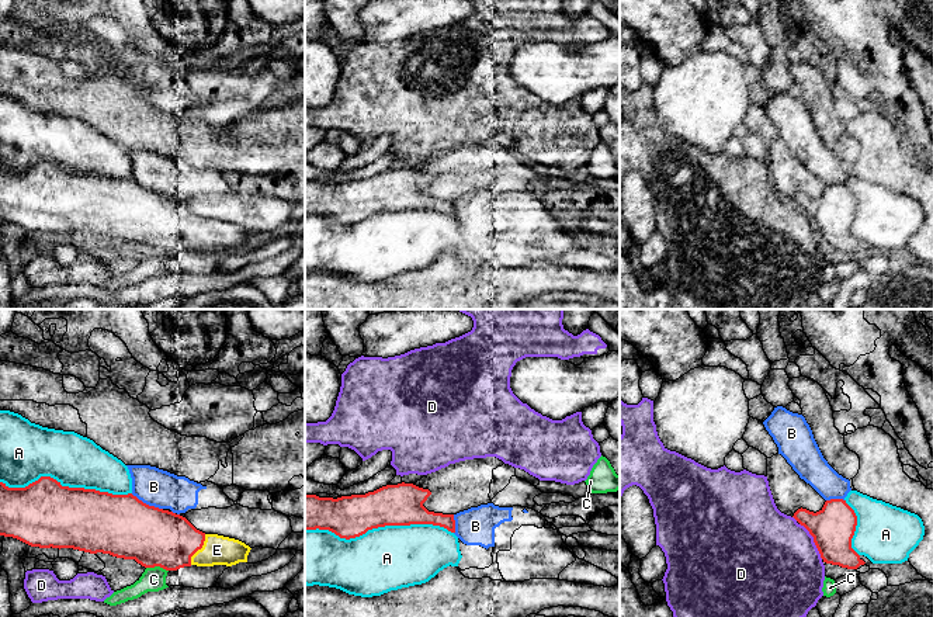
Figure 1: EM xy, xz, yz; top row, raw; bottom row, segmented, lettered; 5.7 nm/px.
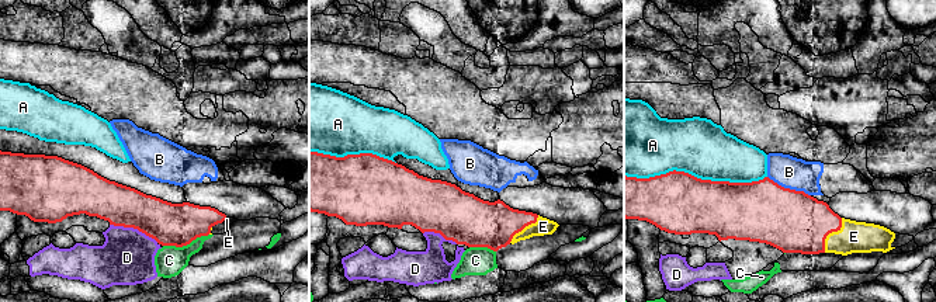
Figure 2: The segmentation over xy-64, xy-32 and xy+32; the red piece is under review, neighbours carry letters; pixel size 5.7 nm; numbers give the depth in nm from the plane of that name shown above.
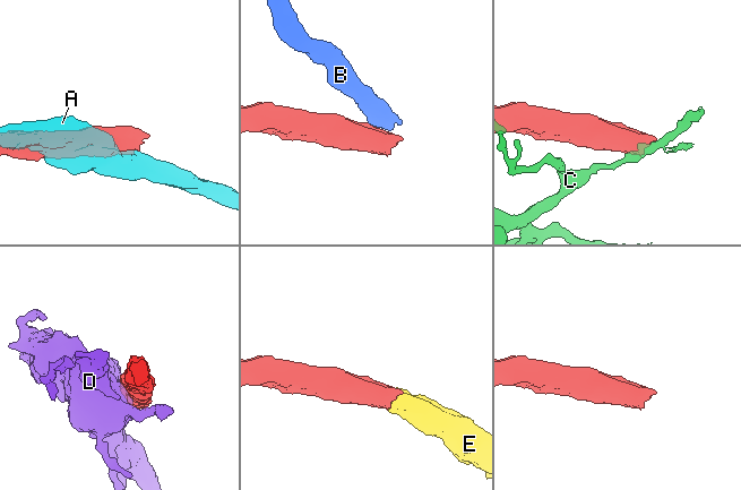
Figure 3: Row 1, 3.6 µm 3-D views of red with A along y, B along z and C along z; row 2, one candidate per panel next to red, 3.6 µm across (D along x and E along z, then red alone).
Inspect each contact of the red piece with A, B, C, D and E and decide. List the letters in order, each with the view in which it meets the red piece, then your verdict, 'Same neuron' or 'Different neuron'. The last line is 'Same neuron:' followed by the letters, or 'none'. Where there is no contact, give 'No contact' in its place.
A: Touches red in xz. Different neuron
B: Touches red in xy. Different neuron
C: Touches red in xy. Different neuron
D: Touches red in yz. Different neuron
E: Touches red in xy. Same neuron
Same neuron: E

